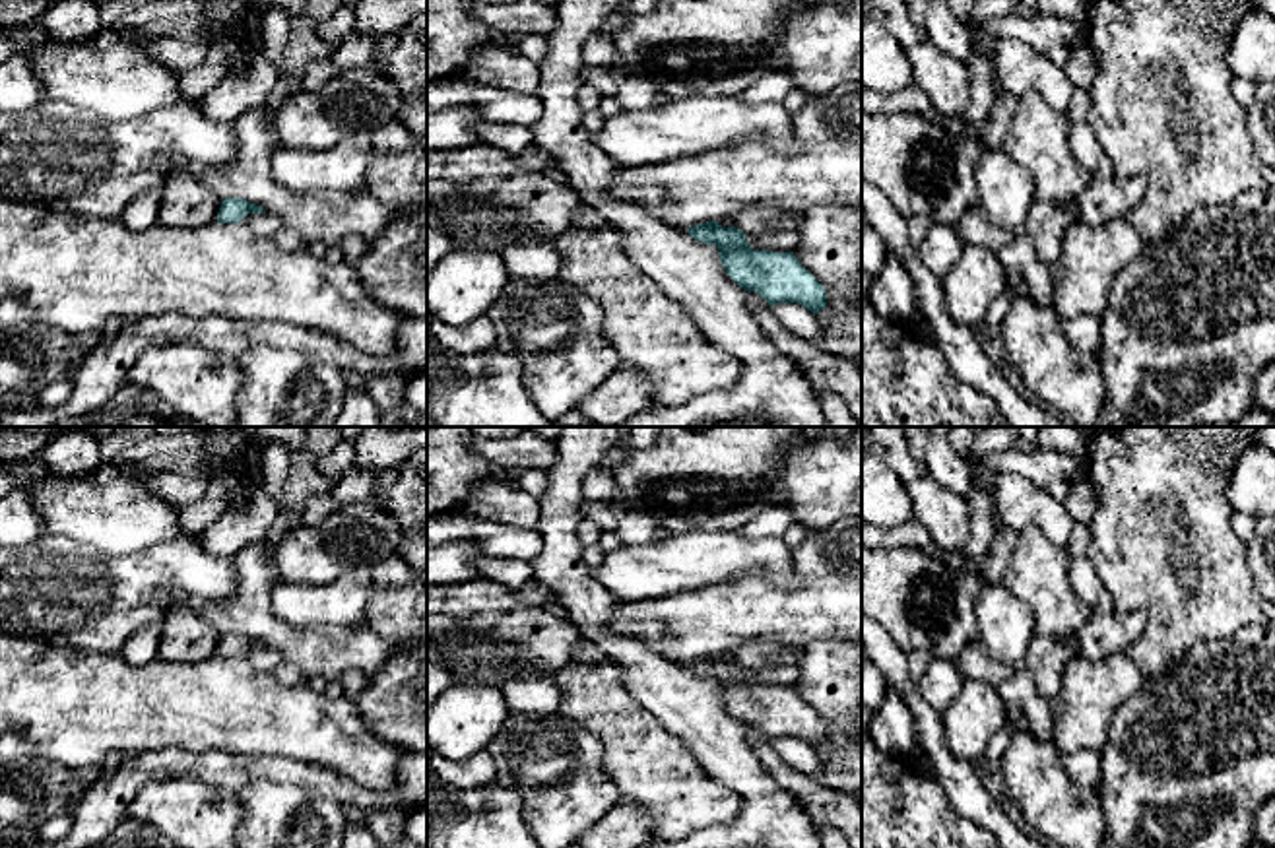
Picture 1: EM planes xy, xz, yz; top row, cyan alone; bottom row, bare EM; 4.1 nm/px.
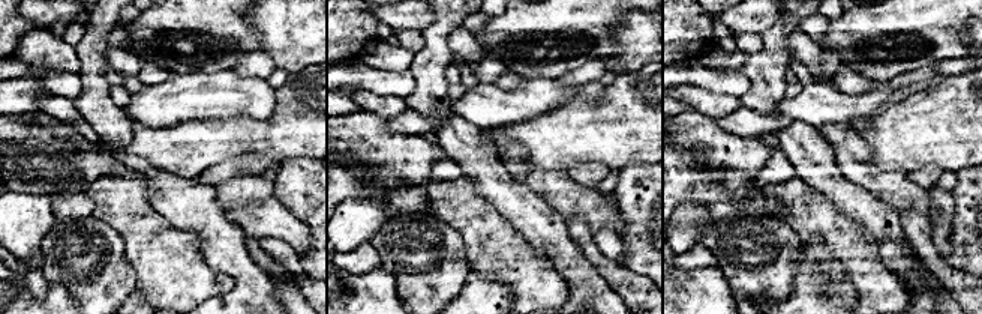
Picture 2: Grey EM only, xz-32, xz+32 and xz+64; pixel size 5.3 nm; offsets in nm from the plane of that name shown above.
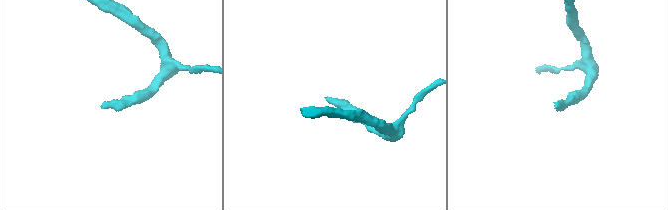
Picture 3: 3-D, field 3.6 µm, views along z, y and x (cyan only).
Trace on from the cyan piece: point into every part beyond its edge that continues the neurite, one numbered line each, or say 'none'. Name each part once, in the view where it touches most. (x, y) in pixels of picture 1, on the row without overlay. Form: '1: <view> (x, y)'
1: xy (264, 660)

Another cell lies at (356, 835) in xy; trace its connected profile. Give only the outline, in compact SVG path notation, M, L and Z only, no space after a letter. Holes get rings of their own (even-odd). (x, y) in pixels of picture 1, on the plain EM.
M349 825L343 831L340 848L382 848L367 825Z

